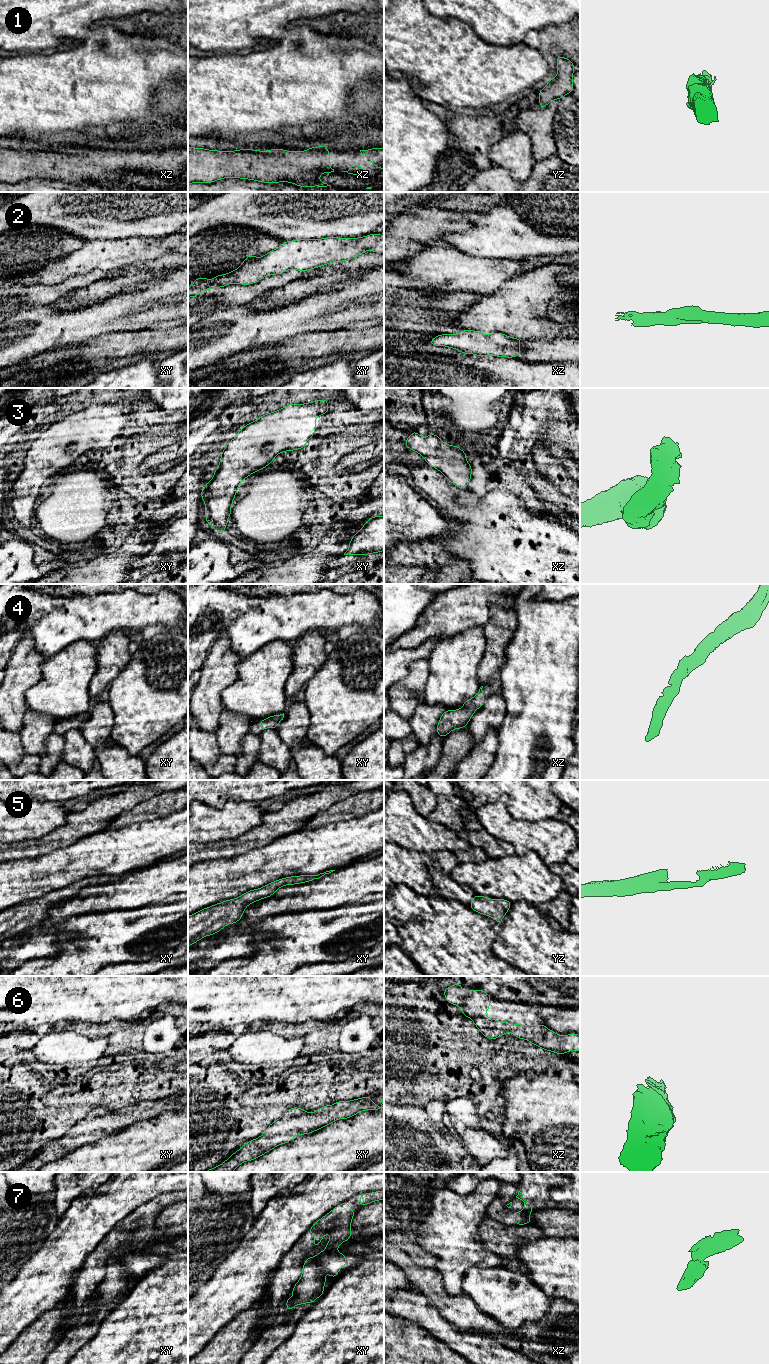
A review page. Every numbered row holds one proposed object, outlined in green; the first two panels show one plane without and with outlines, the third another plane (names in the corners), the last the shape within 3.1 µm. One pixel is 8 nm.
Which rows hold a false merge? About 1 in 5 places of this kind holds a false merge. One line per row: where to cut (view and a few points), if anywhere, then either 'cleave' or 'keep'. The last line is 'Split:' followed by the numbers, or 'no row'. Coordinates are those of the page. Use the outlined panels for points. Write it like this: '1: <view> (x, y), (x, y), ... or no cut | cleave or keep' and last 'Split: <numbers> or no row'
1: no cut | keep
2: no cut | keep
3: no cut | keep
4: no cut | keep
5: no cut | keep
6: no cut | keep
7: xy (336, 1248), (321, 1252) | cleave
Split: 7

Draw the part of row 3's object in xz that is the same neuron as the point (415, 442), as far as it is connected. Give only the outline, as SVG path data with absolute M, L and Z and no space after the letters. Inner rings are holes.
M416 431L406 438L405 446L425 458L425 463L440 471L452 484L466 489L472 476L467 454L458 446L448 445L437 434L423 438Z

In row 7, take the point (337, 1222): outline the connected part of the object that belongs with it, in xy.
M343 1202L315 1222L307 1231L309 1234L317 1236L312 1241L314 1247L318 1248L326 1233L330 1234L330 1239L326 1249L321 1252L337 1249L340 1244L349 1240L352 1236L350 1229L355 1213L356 1211L351 1209L348 1202Z

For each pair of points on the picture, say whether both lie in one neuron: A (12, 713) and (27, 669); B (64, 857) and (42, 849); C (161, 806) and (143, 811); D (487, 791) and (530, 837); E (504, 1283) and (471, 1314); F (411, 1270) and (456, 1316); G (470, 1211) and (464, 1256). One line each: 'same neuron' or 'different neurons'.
A: same neuron
B: different neurons
C: same neuron
D: different neurons
E: different neurons
F: same neuron
G: same neuron

